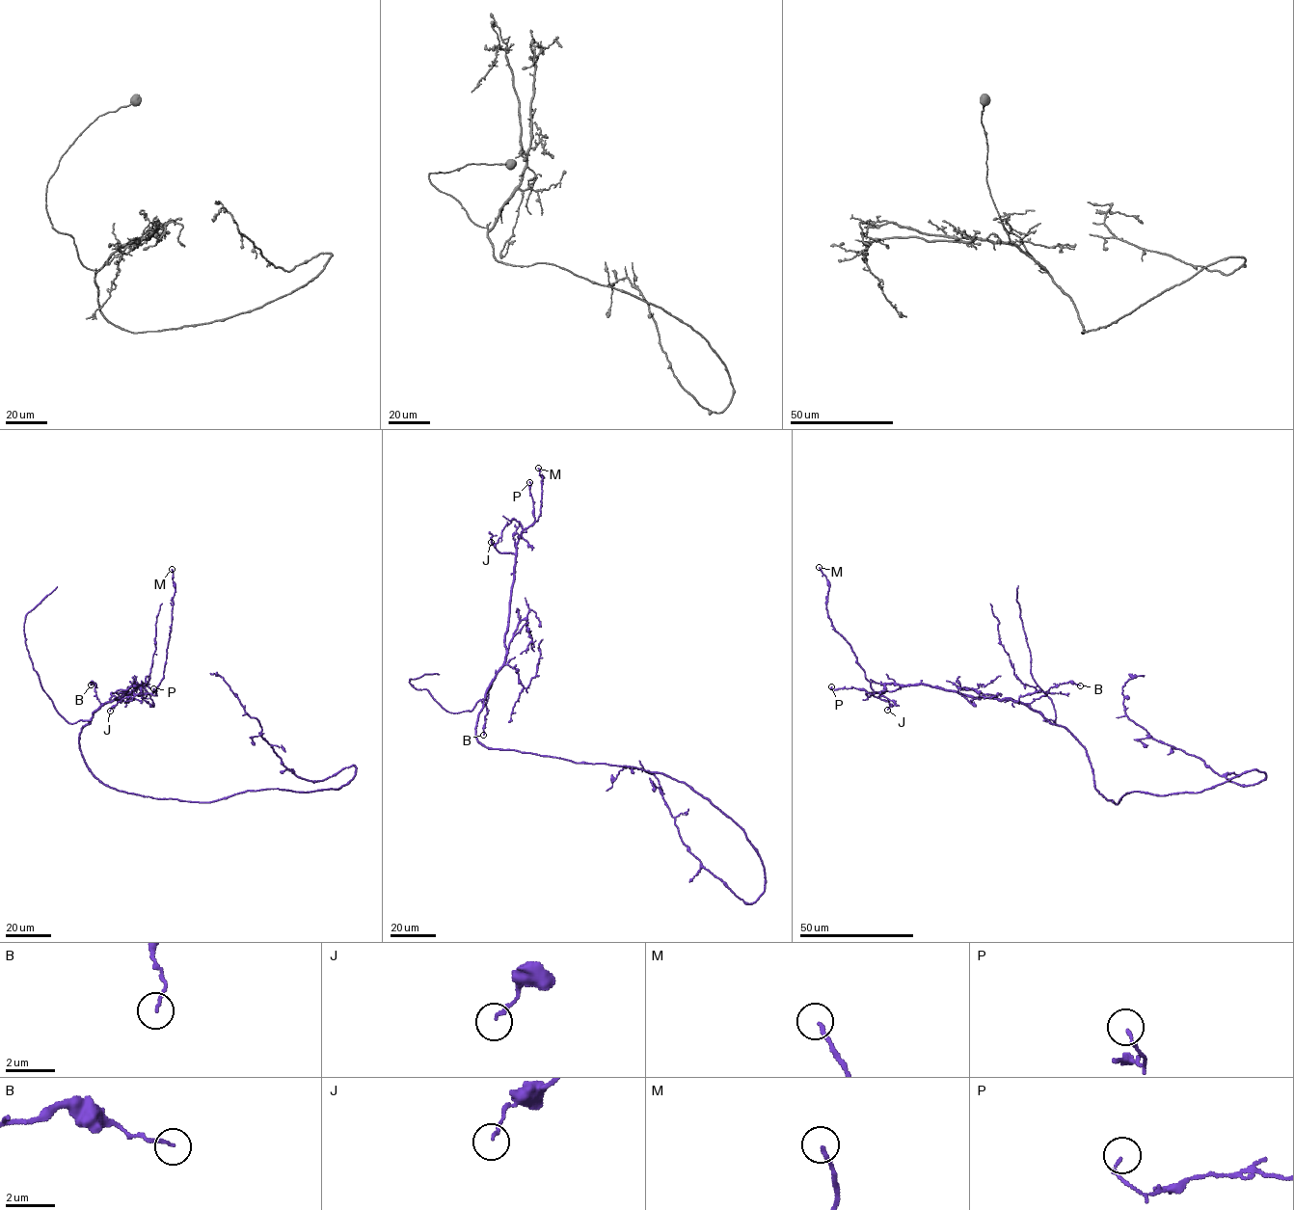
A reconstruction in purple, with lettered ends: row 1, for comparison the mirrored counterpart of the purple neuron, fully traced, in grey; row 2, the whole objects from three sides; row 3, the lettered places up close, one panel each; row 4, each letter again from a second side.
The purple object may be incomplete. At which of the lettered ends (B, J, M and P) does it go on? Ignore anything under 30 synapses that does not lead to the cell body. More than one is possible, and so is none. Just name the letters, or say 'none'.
none

